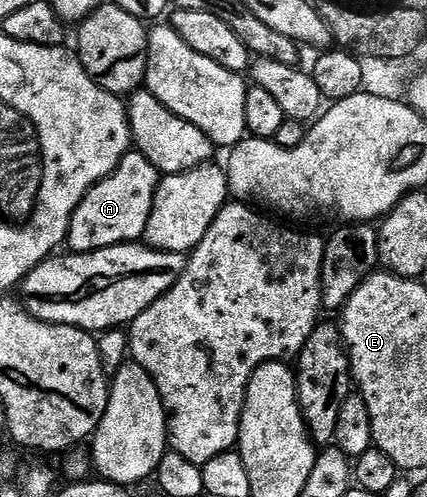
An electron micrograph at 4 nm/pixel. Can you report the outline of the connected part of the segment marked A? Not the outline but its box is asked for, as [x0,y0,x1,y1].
[67,152,159,254]

